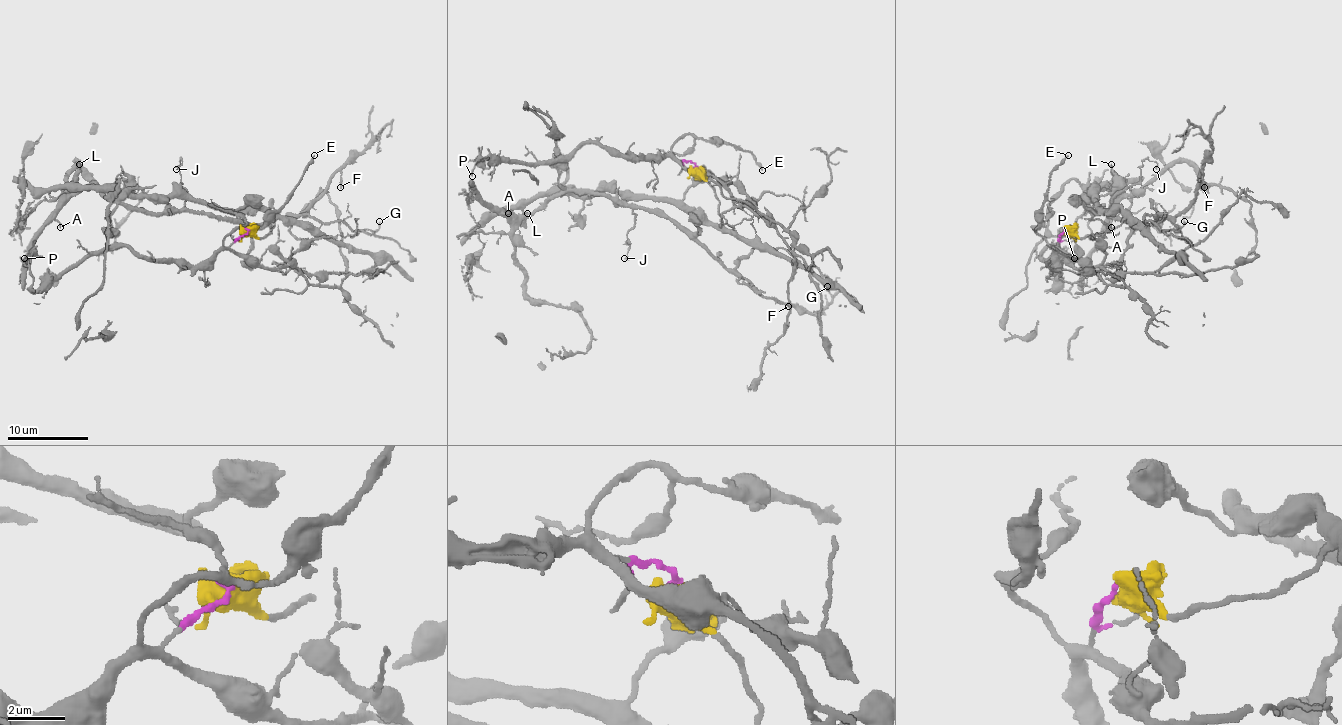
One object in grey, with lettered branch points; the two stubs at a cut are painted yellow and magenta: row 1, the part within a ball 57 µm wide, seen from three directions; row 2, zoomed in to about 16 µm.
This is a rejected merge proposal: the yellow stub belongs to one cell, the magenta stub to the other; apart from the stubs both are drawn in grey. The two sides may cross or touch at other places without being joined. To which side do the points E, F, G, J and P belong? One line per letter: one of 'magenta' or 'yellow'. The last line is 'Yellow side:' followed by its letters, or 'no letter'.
E: magenta
F: yellow
G: yellow
J: yellow
P: magenta
Yellow side: F, G, J

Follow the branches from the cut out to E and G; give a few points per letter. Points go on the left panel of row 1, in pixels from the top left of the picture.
E: (246, 230), (226, 246), (224, 240), (238, 228), (260, 228), (280, 208), (314, 155)
G: (246, 228), (262, 238), (280, 218), (296, 226), (318, 228), (345, 222), (353, 230), (377, 230), (379, 222)

